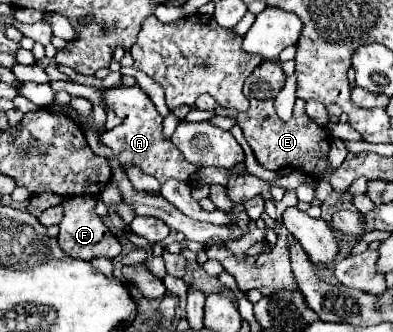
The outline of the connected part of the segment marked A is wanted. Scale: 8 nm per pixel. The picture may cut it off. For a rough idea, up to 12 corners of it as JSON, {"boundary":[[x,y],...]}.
{"boundary":[[139,86],[103,90],[123,116],[99,138],[123,164],[161,184],[189,180],[189,164],[161,134],[155,104]]}

